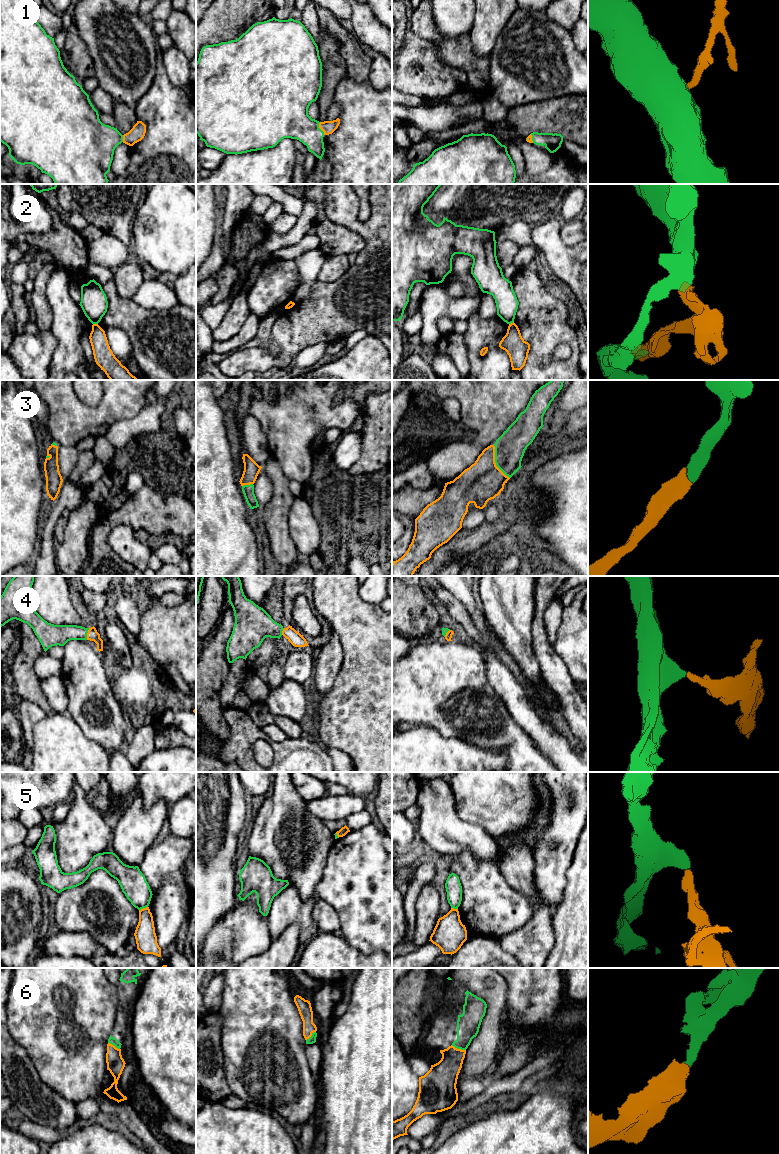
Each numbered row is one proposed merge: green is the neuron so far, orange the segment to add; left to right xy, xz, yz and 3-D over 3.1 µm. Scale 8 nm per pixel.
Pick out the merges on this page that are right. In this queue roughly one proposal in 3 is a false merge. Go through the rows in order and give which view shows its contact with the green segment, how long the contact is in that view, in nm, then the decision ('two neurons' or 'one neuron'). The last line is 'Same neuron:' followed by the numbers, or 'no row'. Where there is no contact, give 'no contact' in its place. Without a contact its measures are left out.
1: meets green in xz; contact 110 nm long; one neuron
2: meets green in xy; contact 40 nm long; two neurons
3: meets green in yz; contact 300 nm long; one neuron
4: meets green in xy; contact 100 nm long; one neuron
5: meets green in xy; contact 80 nm long; two neurons
6: meets green in yz; contact 130 nm long; one neuron
Same neuron: 1, 3, 4, 6

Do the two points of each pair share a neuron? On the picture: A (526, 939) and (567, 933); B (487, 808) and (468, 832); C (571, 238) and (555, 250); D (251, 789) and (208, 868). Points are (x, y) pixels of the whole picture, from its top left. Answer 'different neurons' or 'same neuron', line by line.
A: different neurons
B: different neurons
C: different neurons
D: different neurons

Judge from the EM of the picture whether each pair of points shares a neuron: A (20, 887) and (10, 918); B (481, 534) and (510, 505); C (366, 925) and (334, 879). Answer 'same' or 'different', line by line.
A: same
B: same
C: same

